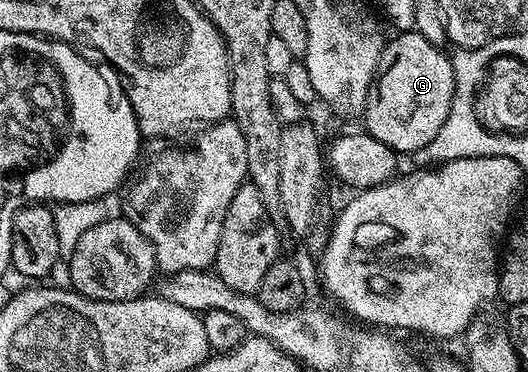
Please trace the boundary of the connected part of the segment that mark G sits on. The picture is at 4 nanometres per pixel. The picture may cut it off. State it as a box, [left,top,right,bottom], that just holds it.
[362,30,458,154]

